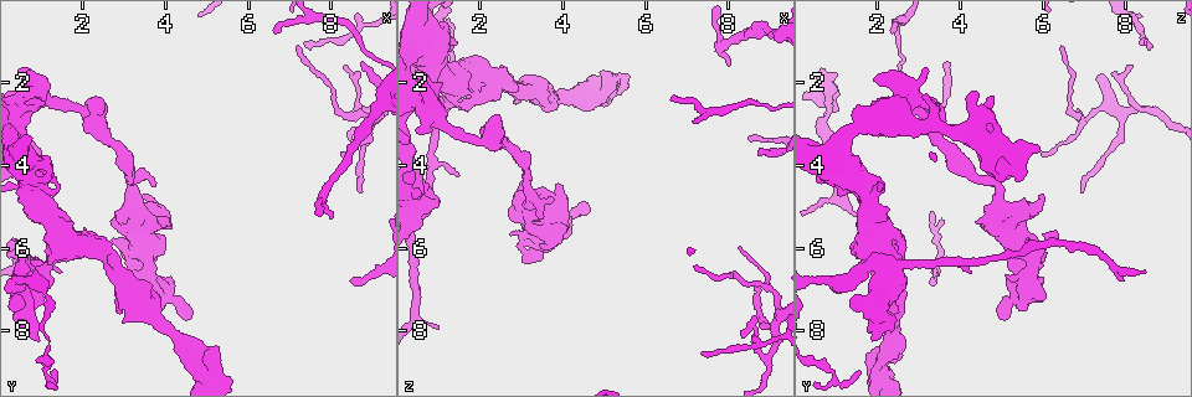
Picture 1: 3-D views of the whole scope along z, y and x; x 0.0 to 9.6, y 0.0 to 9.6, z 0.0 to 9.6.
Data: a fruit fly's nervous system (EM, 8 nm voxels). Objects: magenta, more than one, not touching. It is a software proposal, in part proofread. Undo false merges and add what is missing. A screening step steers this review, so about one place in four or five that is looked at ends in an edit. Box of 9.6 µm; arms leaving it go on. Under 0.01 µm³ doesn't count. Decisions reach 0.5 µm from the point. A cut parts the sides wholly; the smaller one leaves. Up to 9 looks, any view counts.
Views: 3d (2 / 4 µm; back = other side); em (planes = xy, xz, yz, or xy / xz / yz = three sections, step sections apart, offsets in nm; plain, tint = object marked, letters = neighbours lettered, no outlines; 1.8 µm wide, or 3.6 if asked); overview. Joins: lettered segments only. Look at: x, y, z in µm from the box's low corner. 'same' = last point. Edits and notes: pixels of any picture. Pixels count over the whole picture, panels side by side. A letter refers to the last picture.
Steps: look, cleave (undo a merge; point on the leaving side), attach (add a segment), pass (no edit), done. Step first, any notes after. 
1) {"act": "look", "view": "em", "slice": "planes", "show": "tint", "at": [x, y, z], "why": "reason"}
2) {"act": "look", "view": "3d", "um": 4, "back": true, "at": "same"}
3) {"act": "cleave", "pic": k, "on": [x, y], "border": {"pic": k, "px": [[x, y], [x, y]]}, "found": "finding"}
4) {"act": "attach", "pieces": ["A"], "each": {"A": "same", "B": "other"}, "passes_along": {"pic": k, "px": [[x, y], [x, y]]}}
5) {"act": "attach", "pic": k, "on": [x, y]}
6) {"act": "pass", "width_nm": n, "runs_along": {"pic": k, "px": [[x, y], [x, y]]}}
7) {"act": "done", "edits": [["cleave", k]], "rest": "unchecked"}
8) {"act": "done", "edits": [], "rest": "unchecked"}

{"act": "look", "view": "em", "slice": "xy", "step": 4, "show": "letters", "at": [1.00, 6.55, 2.50], "why": "touches itself"}

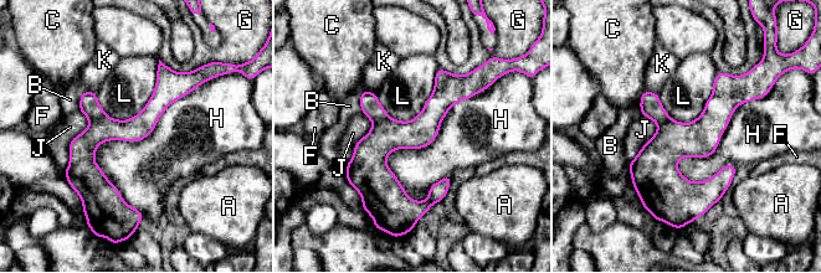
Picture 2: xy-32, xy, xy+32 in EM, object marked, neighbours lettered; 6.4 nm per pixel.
{"act": "look", "view": "em", "slice": "planes", "show": "letters", "at": "same"}

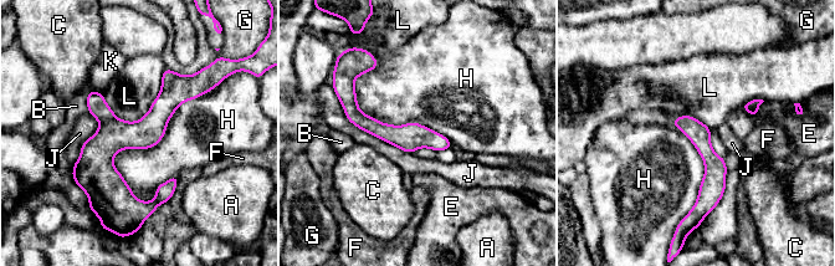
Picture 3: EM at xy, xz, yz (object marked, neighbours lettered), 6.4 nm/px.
{"act": "cleave", "pic": 3, "on": [97, 106], "each": {"A": "other", "B": "other", "C": "other", "E": "other", "F": "other", "G": "other", "H": "other", "J": "other", "K": "other", "L": "other"}, "found": "two cells meet here"}

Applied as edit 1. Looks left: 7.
{"act": "look", "view": "em", "slice": "planes", "show": "letters", "at": [0.70, 3.85, 1.15], "why": "sharp bend"}

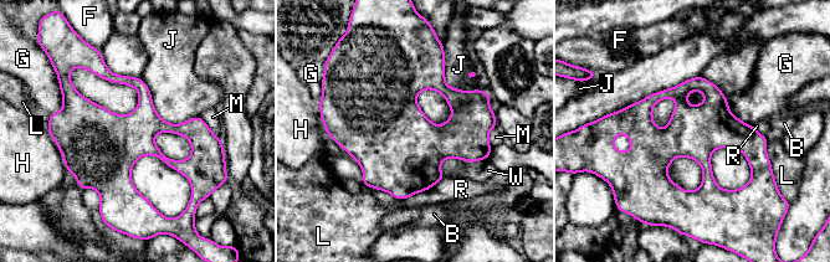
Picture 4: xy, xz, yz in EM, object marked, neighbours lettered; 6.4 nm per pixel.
{"act": "pass", "longest_contact_nm": ["R", 600], "each": {"B": "other", "F": "other", "G": "other", "H": "other", "J": "other", "L": "other", "M": "other", "R": "other", "W": "other"}, "runs_along": {"pic": 4, "px": [[619, 124], [741, 135], [763, 157]]}, "found": "all the same cell"}

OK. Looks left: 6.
{"act": "look", "view": "em", "slice": "planes", "show": "letters", "at": [4.60, 8.55, 2.25], "why": "arms part here"}

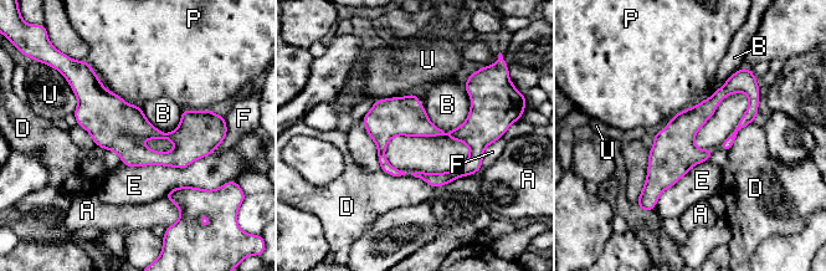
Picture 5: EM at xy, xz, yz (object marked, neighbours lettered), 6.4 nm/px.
{"act": "pass", "longest_contact_nm": ["E", 600], "each": {"A": "other", "B": "other", "D": "other", "E": "other", "F": "other", "P": "other", "U": "other"}, "border": {"pic": 5, "px": [[471, 95], [446, 132], [421, 105]]}, "found": "one cell here"}

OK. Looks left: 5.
{"act": "look", "view": "3d", "um": 4, "at": [7.95, 5.30, 1.60], "why": "tapers out"}

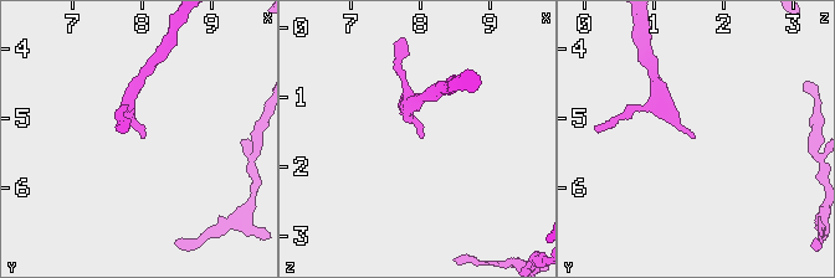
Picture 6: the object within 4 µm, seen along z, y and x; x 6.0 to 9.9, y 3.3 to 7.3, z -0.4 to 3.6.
{"act": "look", "view": "em", "slice": "xy", "step": 4, "show": "tint", "at": [8.00, 5.35, 1.55], "why": "need the tissue"}

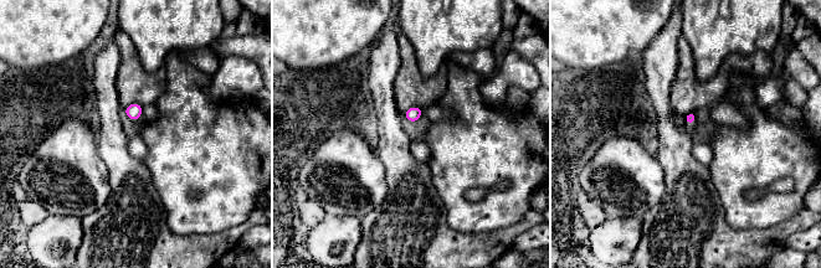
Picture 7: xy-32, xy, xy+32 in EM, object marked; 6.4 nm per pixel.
{"act": "look", "view": "em", "slice": "planes", "show": "letters", "at": "same", "why": "another direction"}

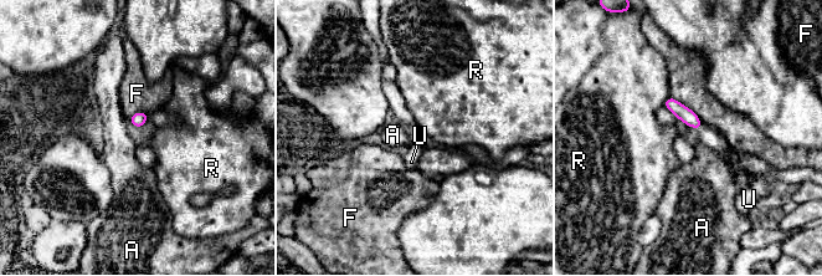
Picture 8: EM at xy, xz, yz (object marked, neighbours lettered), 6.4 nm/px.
{"act": "attach", "pieces": ["U"], "each": {"A": "other", "F": "other", "R": "other", "U": "same"}, "passes_along": {"pic": 8, "px": [[683, 113], [700, 127], [712, 138]]}, "found": "it goes on there"}

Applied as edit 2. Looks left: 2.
{"act": "done", "edits": [["cleave", 3], ["attach", 8]], "rest": "unchecked"}

